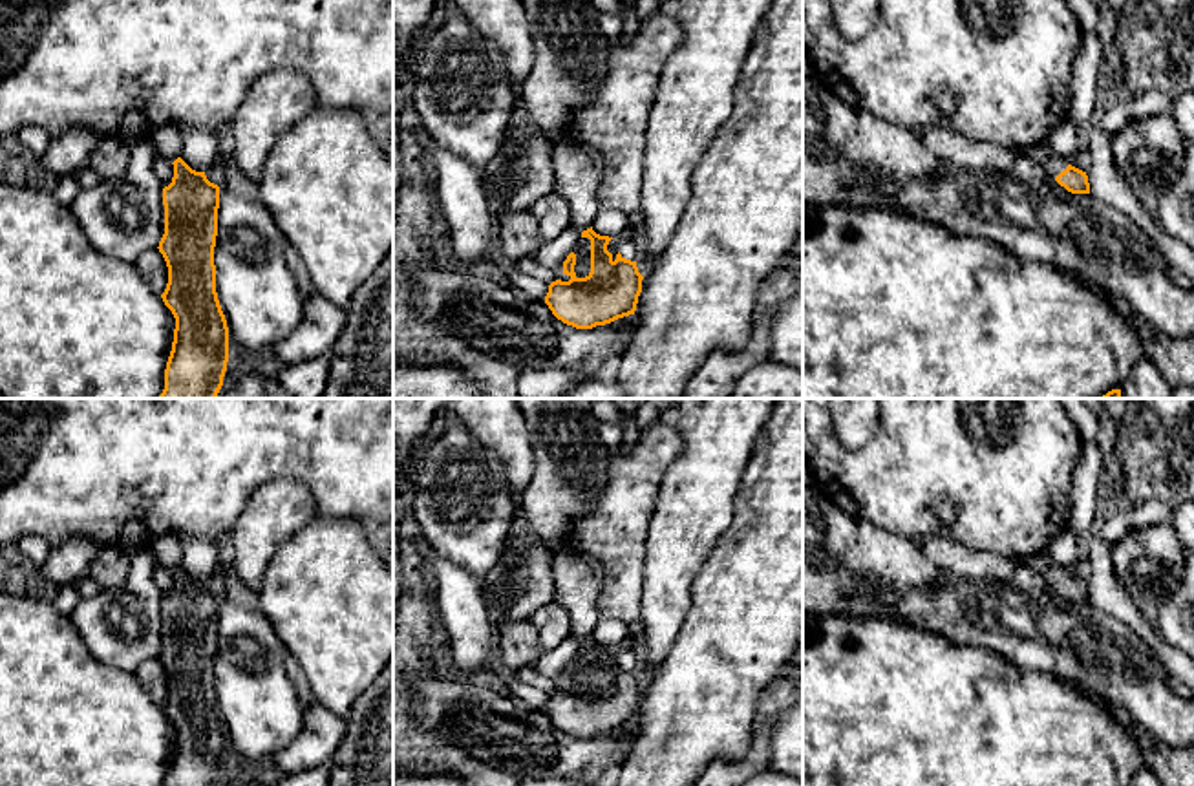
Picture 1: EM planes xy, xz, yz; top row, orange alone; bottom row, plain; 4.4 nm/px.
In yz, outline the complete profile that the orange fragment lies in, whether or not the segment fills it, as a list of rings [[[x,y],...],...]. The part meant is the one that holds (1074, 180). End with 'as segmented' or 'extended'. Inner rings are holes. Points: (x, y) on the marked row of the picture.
[[[1048,141],[1039,143],[1024,152],[1031,161],[1042,165],[1046,172],[1071,194],[1090,194],[1086,172],[1068,165],[1064,157],[1055,154]]]; extended

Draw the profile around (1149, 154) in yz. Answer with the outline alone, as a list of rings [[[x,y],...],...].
[[[1172,113],[1137,119],[1112,137],[1112,155],[1119,177],[1152,210],[1181,175],[1185,137]]]

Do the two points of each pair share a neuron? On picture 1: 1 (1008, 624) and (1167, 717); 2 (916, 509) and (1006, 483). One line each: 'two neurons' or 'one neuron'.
1: one neuron
2: one neuron

